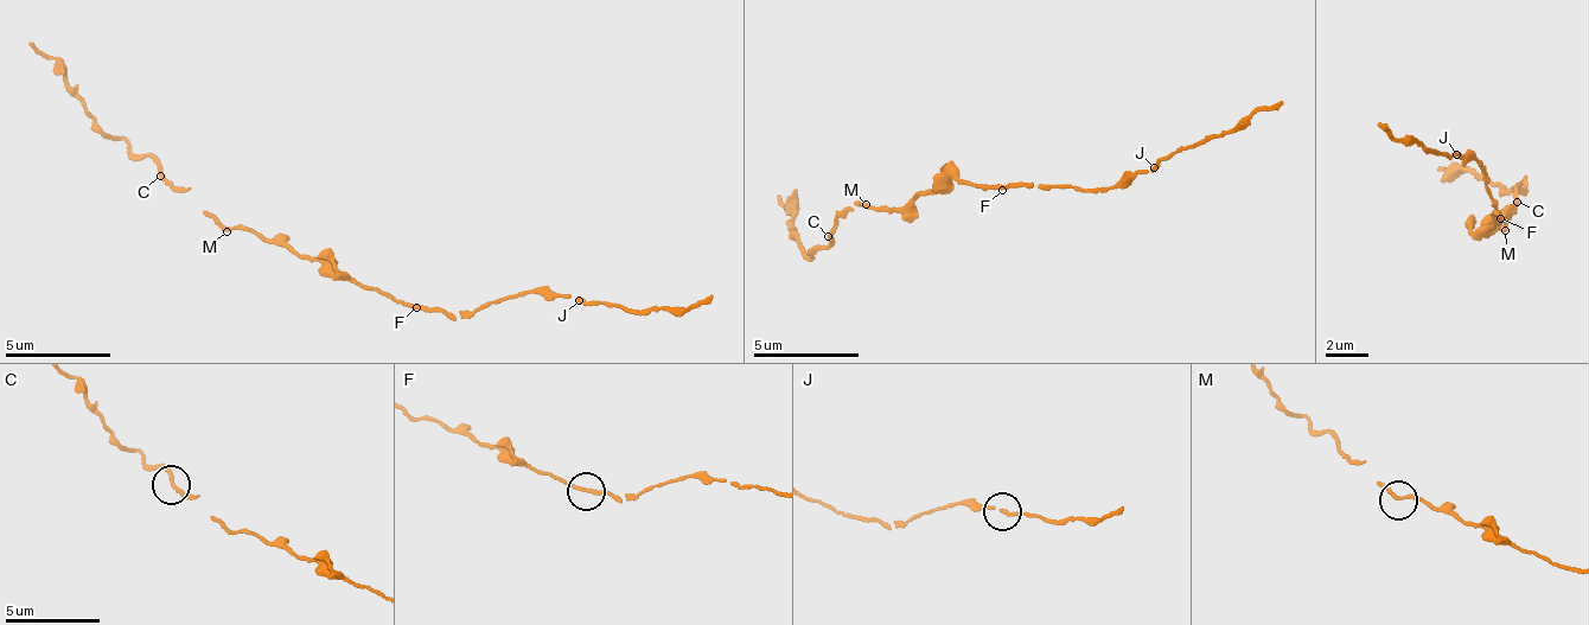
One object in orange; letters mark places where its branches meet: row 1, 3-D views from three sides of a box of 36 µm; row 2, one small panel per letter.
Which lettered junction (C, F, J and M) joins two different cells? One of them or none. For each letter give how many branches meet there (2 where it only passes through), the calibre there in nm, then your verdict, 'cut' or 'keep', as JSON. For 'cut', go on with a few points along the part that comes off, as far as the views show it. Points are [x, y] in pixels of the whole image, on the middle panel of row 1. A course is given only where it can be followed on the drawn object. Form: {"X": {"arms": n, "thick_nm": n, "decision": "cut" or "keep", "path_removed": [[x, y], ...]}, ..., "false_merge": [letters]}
{"C": {"arms": 2, "thick_nm": 170, "decision": "cut", "path_removed": [[827, 237], [831, 244], [809, 255], [798, 234], [789, 227], [793, 210], [777, 197]]}, "F": {"arms": 2, "thick_nm": 160, "decision": "keep"}, "J": {"arms": 2, "thick_nm": 150, "decision": "keep"}, "M": {"arms": 2, "thick_nm": 170, "decision": "keep"}, "false_merge": ["C"]}

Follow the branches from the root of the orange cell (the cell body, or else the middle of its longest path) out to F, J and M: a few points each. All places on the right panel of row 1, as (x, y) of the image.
F: (1486, 224), (1489, 229), (1491, 223), (1500, 218)
J: (1486, 224), (1489, 229), (1499, 221), (1485, 187), (1487, 180), (1467, 150), (1456, 154)
M: (1486, 224), (1491, 231), (1505, 218), (1508, 223), (1503, 221), (1507, 223), (1505, 230)

